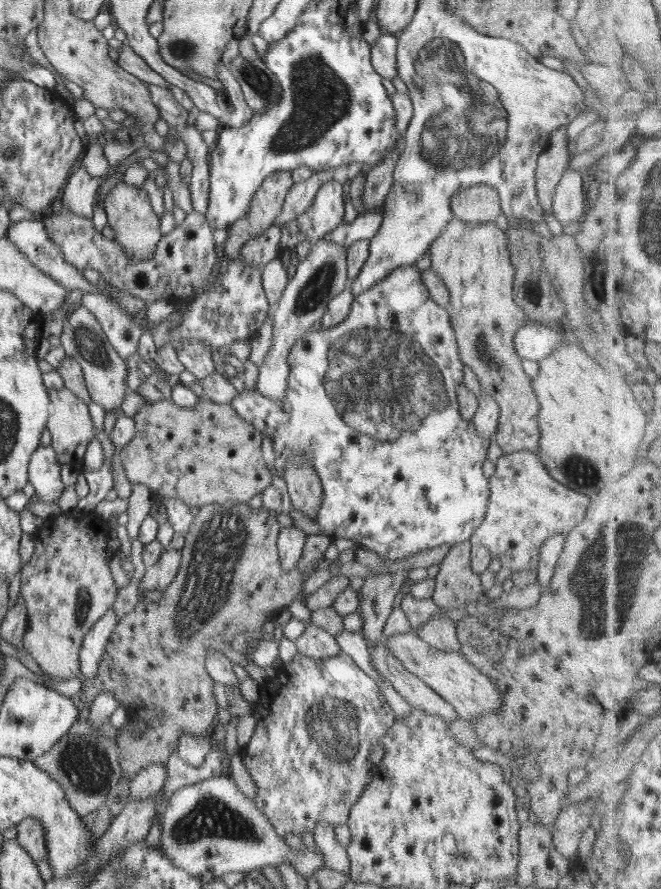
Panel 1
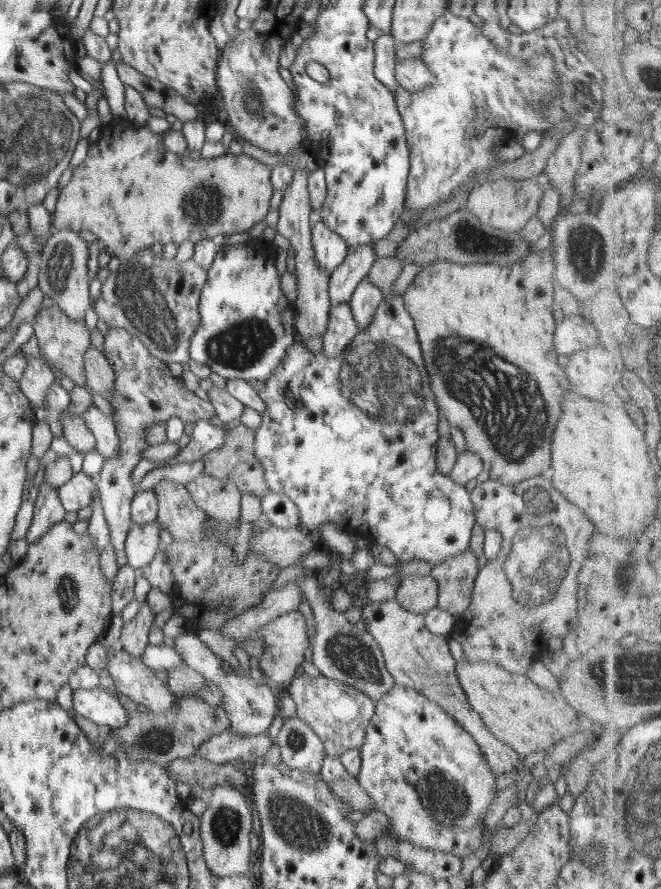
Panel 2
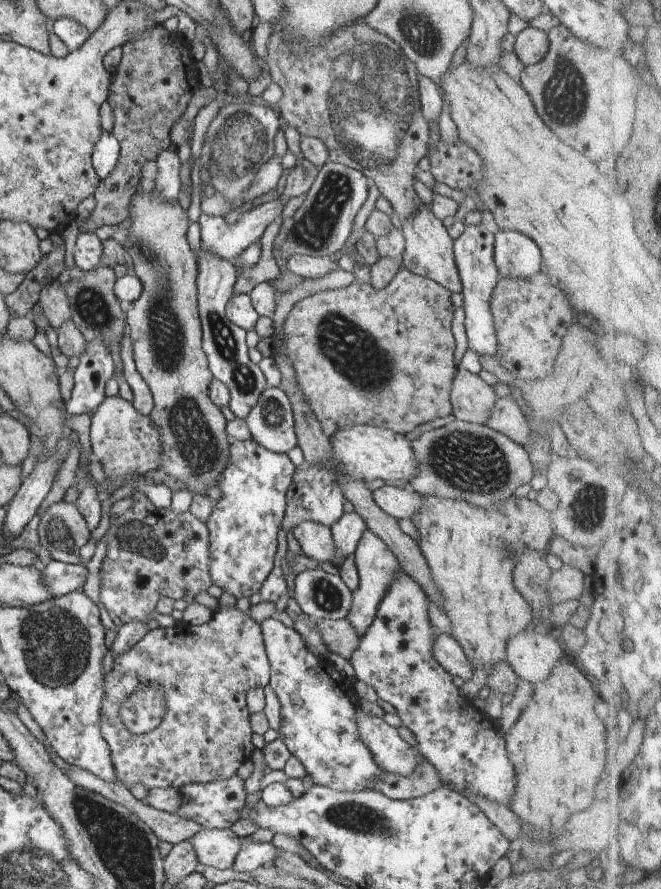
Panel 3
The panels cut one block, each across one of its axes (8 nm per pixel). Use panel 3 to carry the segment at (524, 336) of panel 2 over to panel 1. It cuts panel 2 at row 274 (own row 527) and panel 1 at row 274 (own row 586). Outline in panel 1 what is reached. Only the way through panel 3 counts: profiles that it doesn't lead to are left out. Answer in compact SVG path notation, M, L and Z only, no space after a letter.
M452 218L444 228L443 234L428 248L431 256L432 272L440 277L440 281L447 288L450 295L450 304L445 306L450 315L451 325L457 338L459 357L480 375L478 379L482 392L492 395L500 407L499 425L493 438L503 450L504 455L518 451L535 451L539 448L540 427L537 416L539 402L533 391L531 378L524 373L522 361L514 350L516 331L528 324L525 309L513 298L514 278L516 267L511 261L508 233L499 223L468 223L465 220Z

